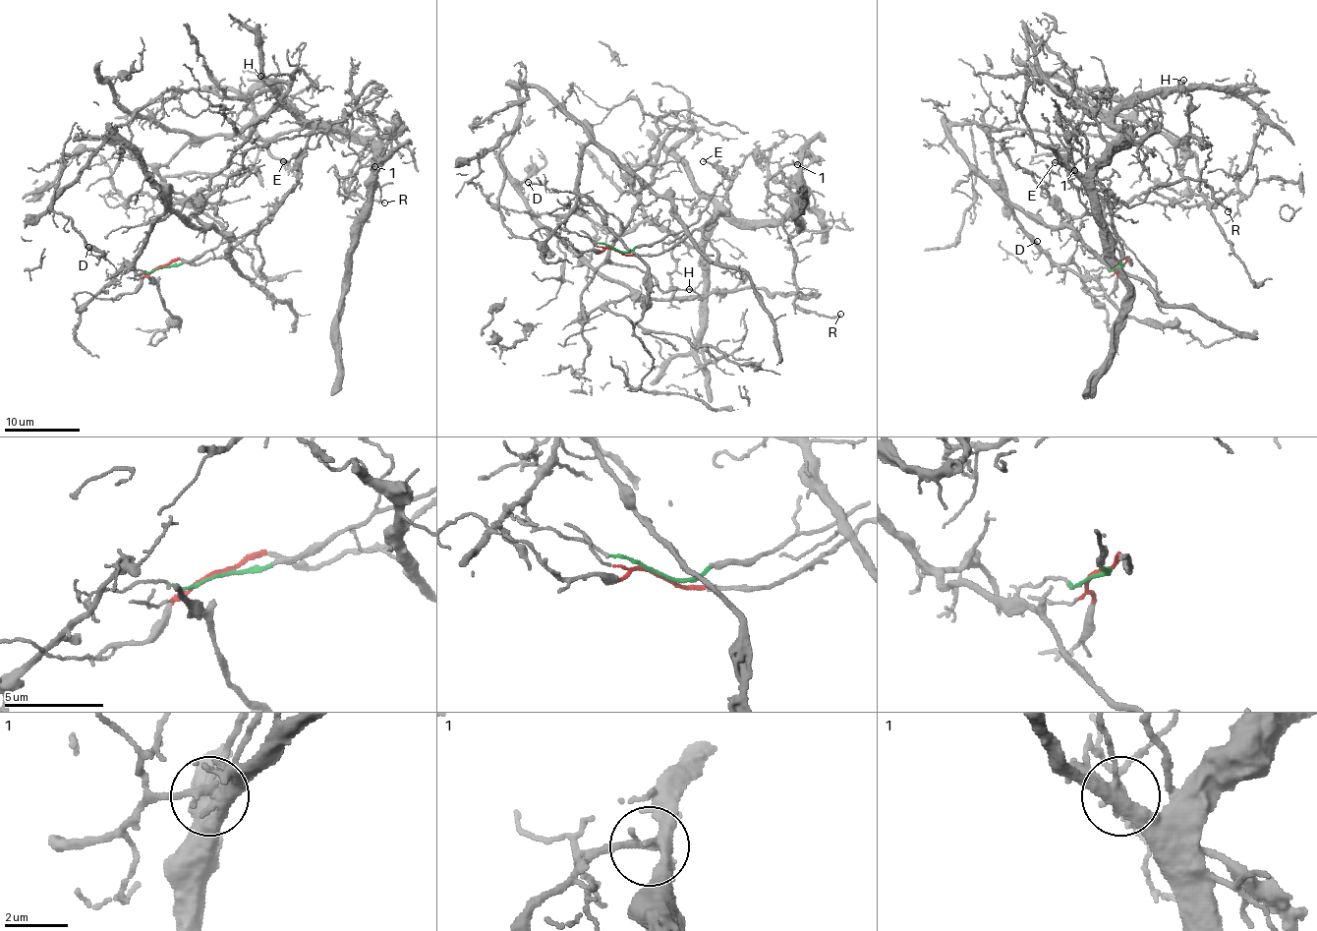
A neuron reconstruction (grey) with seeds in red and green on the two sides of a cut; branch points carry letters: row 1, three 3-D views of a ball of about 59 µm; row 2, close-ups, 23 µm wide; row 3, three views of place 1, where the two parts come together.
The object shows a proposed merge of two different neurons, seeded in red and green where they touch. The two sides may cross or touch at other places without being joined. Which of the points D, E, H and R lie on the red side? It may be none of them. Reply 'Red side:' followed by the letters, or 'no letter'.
Red side: H, R

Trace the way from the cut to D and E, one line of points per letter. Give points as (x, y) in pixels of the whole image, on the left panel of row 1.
D: (161, 266), (148, 272), (115, 273), (113, 279), (131, 266), (117, 270), (89, 247)
E: (161, 266), (177, 266), (199, 259), (254, 229), (278, 207), (301, 175), (299, 162), (294, 156), (282, 160)

